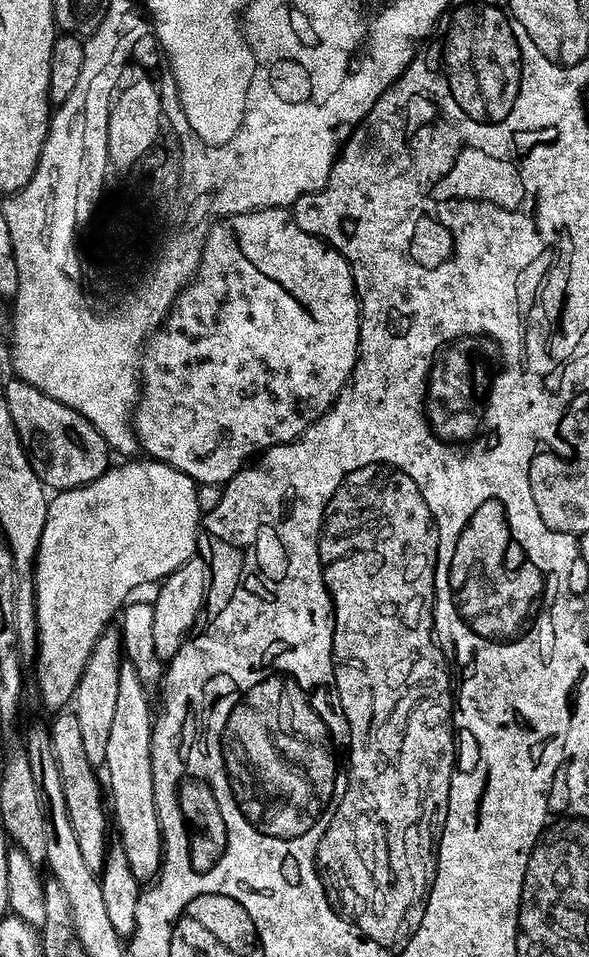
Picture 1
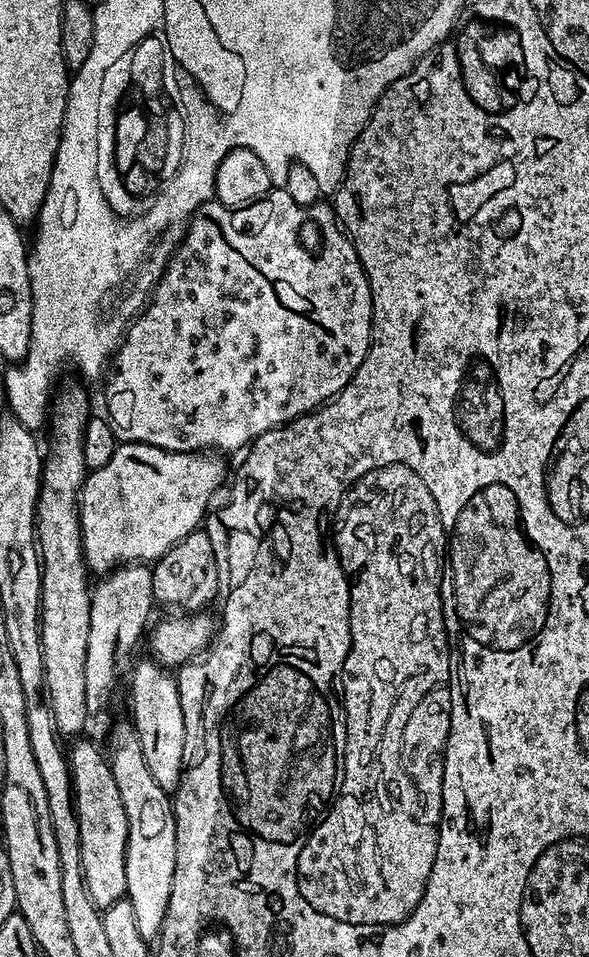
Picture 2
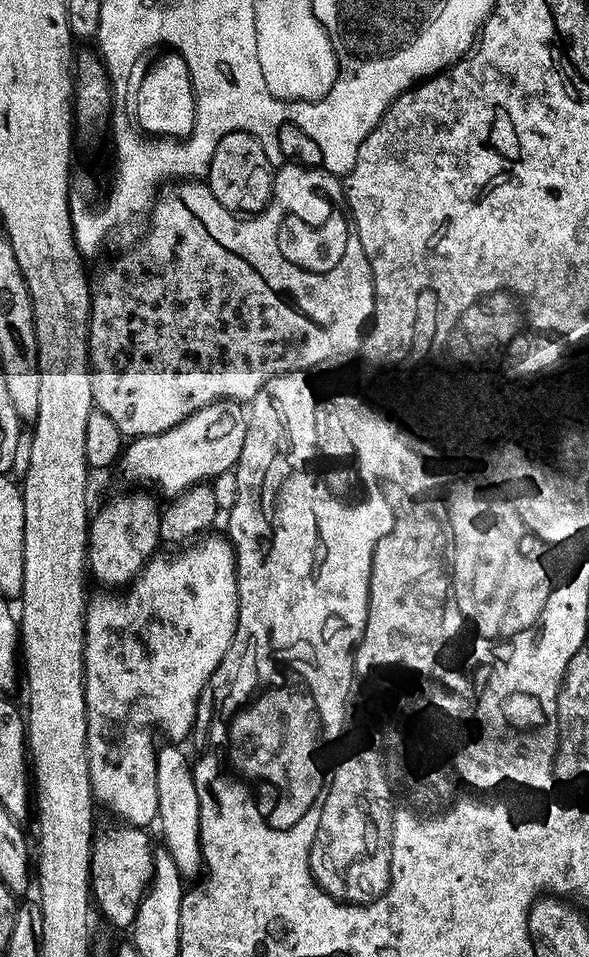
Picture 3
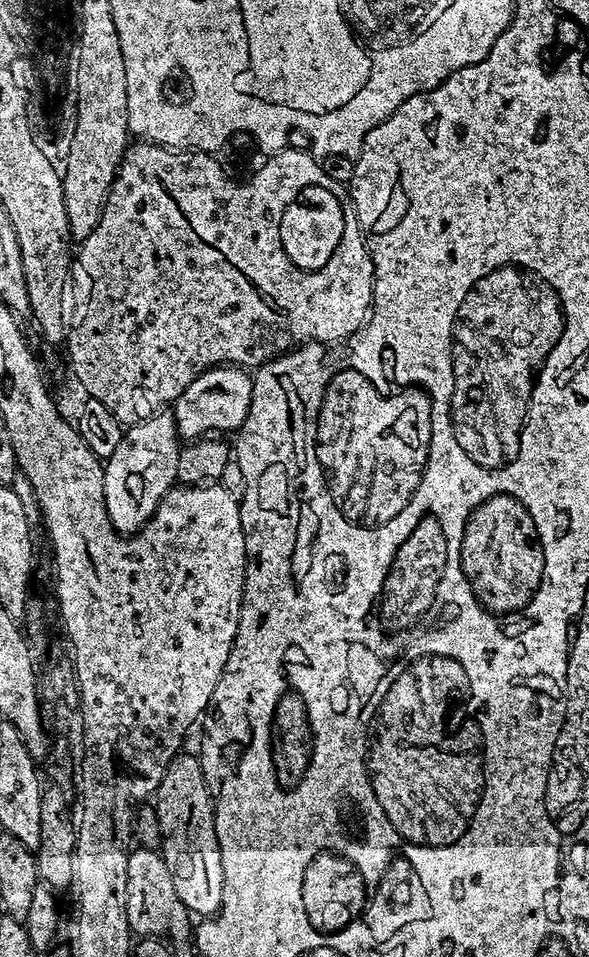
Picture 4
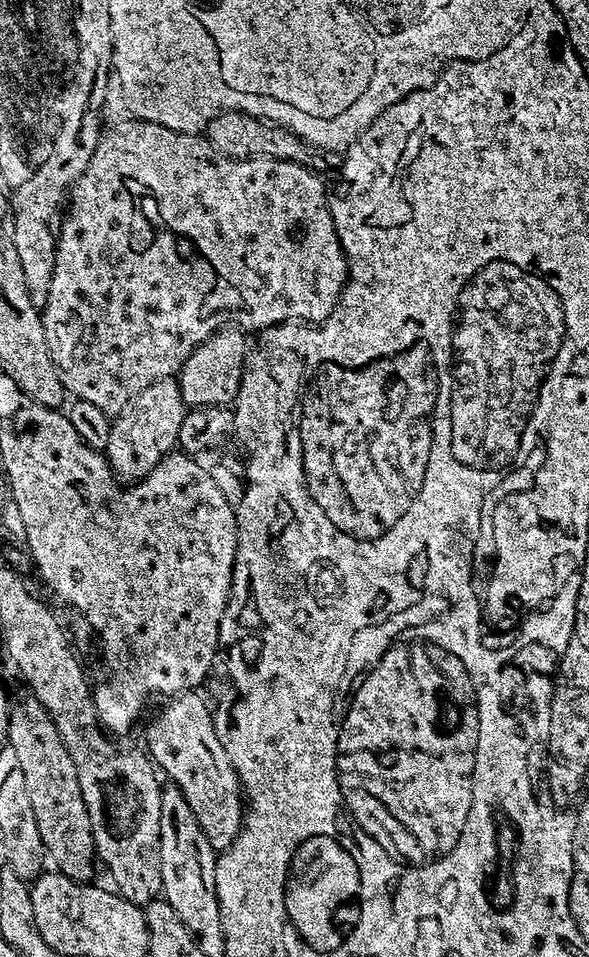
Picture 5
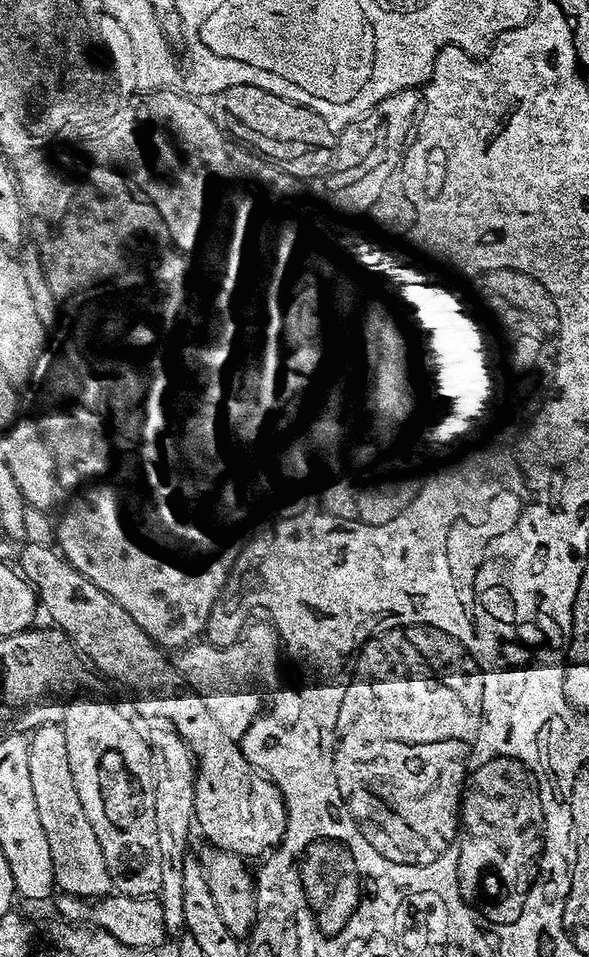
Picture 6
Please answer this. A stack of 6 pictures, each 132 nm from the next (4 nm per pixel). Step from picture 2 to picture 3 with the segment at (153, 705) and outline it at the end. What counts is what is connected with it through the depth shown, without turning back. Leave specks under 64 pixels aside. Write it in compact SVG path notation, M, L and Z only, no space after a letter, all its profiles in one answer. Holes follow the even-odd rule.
M168 742L156 749L156 777L158 778L158 825L164 835L163 847L174 858L174 866L185 878L199 877L200 859L200 807L198 806L197 777L192 777L188 756L175 743Z

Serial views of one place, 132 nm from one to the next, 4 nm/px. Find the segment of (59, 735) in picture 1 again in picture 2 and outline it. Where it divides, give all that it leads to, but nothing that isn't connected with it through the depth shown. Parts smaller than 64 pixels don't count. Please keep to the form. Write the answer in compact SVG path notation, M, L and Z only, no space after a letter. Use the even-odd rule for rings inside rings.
M80 738L75 741L76 744L67 753L68 768L72 772L72 789L76 795L76 813L78 814L78 838L82 838L82 874L86 882L86 890L94 902L94 906L101 910L114 906L114 902L125 899L126 896L126 842L128 841L128 823L126 822L126 806L122 806L122 794L118 794L118 782L114 782L112 766L107 755L100 753L100 748L92 740Z

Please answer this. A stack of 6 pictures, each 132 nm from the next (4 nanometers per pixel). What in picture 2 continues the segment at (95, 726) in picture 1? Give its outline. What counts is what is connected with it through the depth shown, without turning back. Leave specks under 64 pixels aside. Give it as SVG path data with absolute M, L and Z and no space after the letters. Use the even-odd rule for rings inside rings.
M128 562L117 566L101 580L104 581L97 588L95 585L91 589L90 638L86 642L86 706L92 714L107 706L120 676L120 667L129 663L128 655L135 650L140 635L141 640L145 635L150 622L148 615L154 609L152 573L143 563Z

